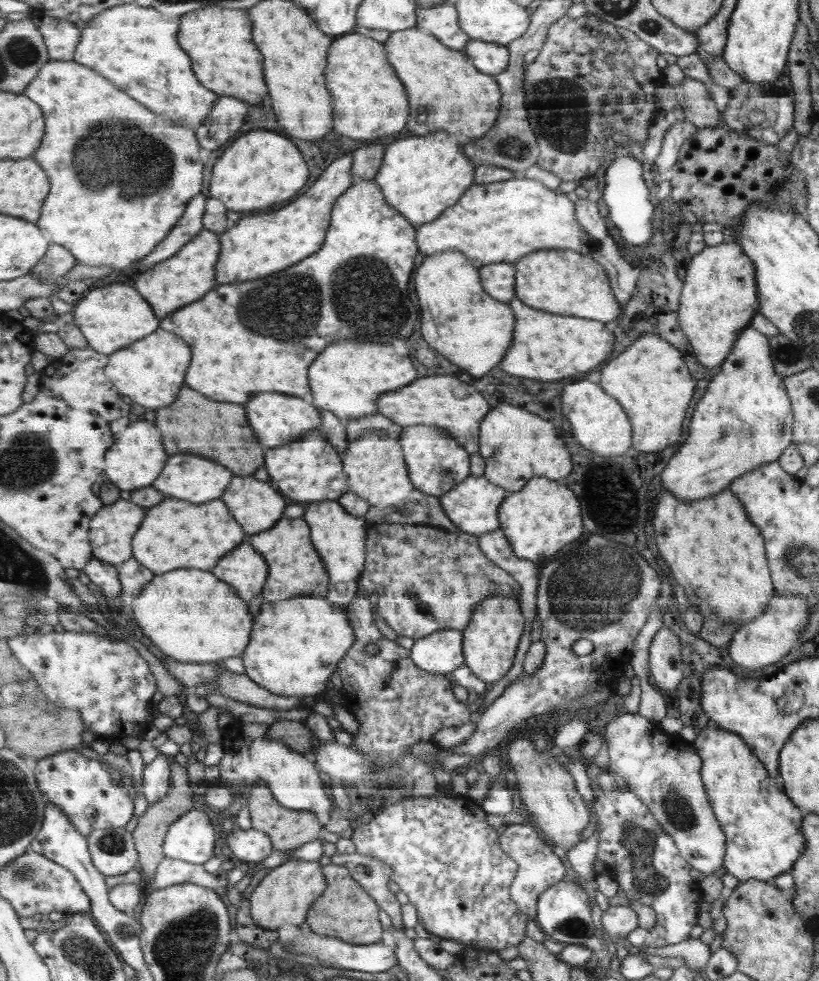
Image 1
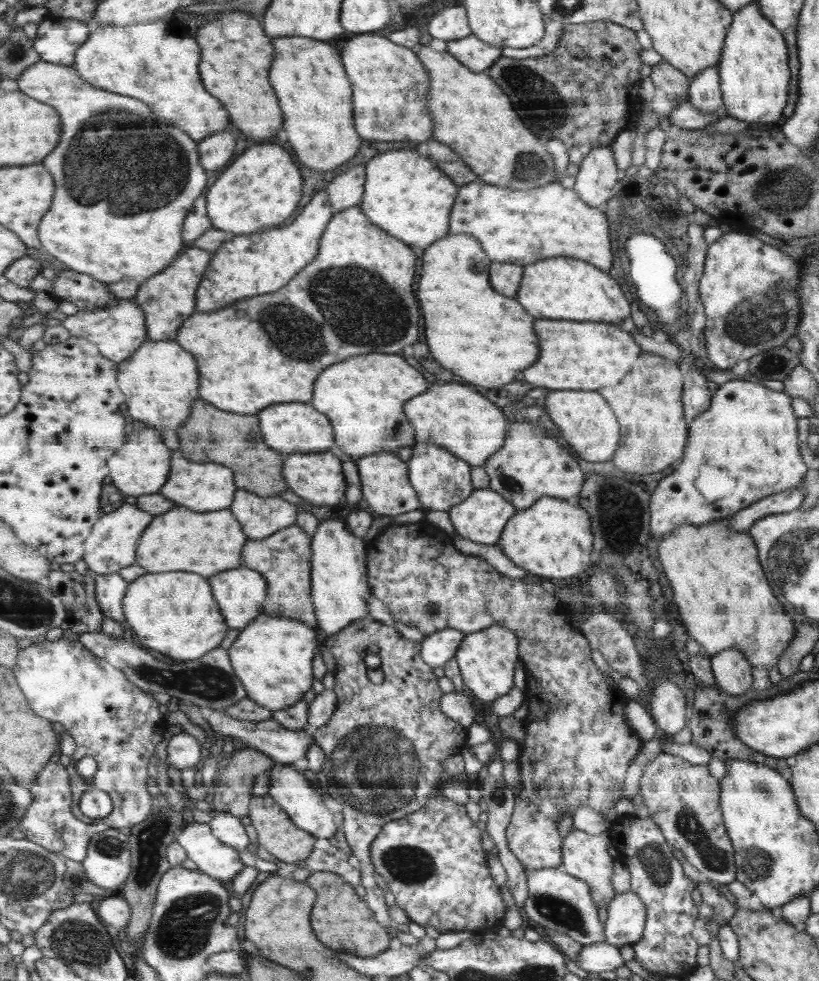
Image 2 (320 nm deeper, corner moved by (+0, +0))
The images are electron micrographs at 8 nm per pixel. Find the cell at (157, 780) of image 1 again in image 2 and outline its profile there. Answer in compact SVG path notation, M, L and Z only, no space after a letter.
M182 730L169 742L168 762L180 771L196 766L204 756L200 745L202 741L201 735L193 735Z

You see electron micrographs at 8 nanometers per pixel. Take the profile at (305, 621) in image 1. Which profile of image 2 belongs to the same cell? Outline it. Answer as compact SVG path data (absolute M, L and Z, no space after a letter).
M265 613L257 618L260 618L260 620L256 620L256 624L254 624L253 620L252 623L248 624L248 628L244 627L243 630L241 630L239 637L235 640L236 644L233 644L229 649L234 668L236 669L237 675L242 679L247 697L250 698L250 700L270 710L285 709L288 706L291 707L293 704L298 703L298 700L302 698L302 694L304 694L306 690L312 688L312 682L314 682L314 680L312 680L312 658L314 658L314 652L316 652L316 638L318 638L318 636L316 636L316 632L312 630L311 625L304 624L302 620L286 618L285 616L268 616Z

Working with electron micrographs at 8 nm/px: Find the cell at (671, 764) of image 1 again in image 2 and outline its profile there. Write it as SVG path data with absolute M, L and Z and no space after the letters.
M661 752L646 765L640 784L637 801L646 805L650 818L659 825L672 846L678 848L706 880L726 885L734 882L738 868L734 844L721 811L721 784L710 775L708 765L690 764L681 756Z

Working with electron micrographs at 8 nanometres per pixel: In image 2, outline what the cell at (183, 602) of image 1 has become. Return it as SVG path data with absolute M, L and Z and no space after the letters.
M196 572L146 574L130 584L124 604L139 643L177 660L200 659L219 649L232 629L211 582Z

